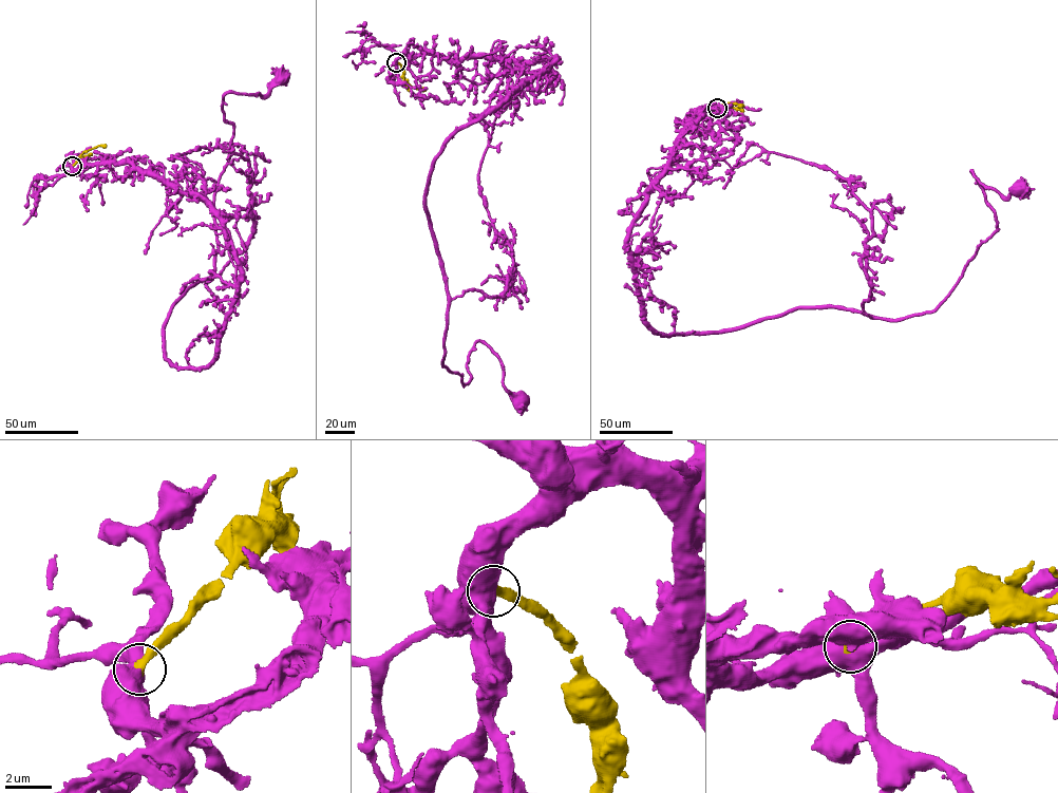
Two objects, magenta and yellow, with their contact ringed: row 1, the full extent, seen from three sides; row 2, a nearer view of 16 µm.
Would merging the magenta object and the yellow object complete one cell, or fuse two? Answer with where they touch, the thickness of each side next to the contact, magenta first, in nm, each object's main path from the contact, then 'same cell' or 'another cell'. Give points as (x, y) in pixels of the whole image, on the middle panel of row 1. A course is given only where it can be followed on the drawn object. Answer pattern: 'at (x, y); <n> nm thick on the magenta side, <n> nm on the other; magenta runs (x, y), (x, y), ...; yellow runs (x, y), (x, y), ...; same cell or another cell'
at (396, 62); 750 nm thick on the magenta side, 400 nm on the other; magenta runs (396, 62), (555, 59), (450, 137), (426, 195), (442, 365), (468, 382), (486, 343), (522, 401); yellow runs (396, 62), (411, 86), (426, 88); same cell

